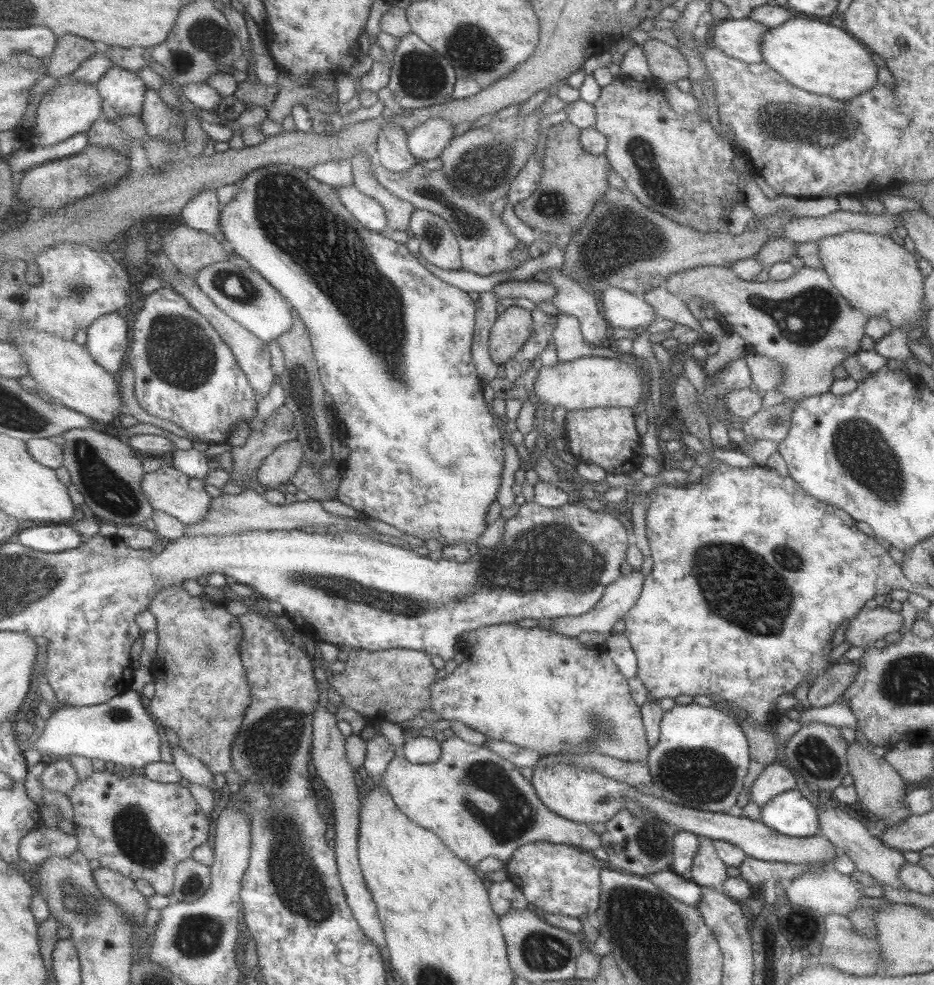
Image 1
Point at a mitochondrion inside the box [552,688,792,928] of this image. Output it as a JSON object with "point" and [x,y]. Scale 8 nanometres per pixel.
{"point":[699,777]}

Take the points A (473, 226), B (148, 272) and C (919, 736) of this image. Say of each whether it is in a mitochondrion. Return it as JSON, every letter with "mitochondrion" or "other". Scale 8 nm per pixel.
{"A":"mitochondrion","B":"other","C":"other"}

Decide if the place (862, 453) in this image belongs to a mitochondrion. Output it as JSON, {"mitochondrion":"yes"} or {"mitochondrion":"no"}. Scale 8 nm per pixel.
{"mitochondrion":"yes"}

